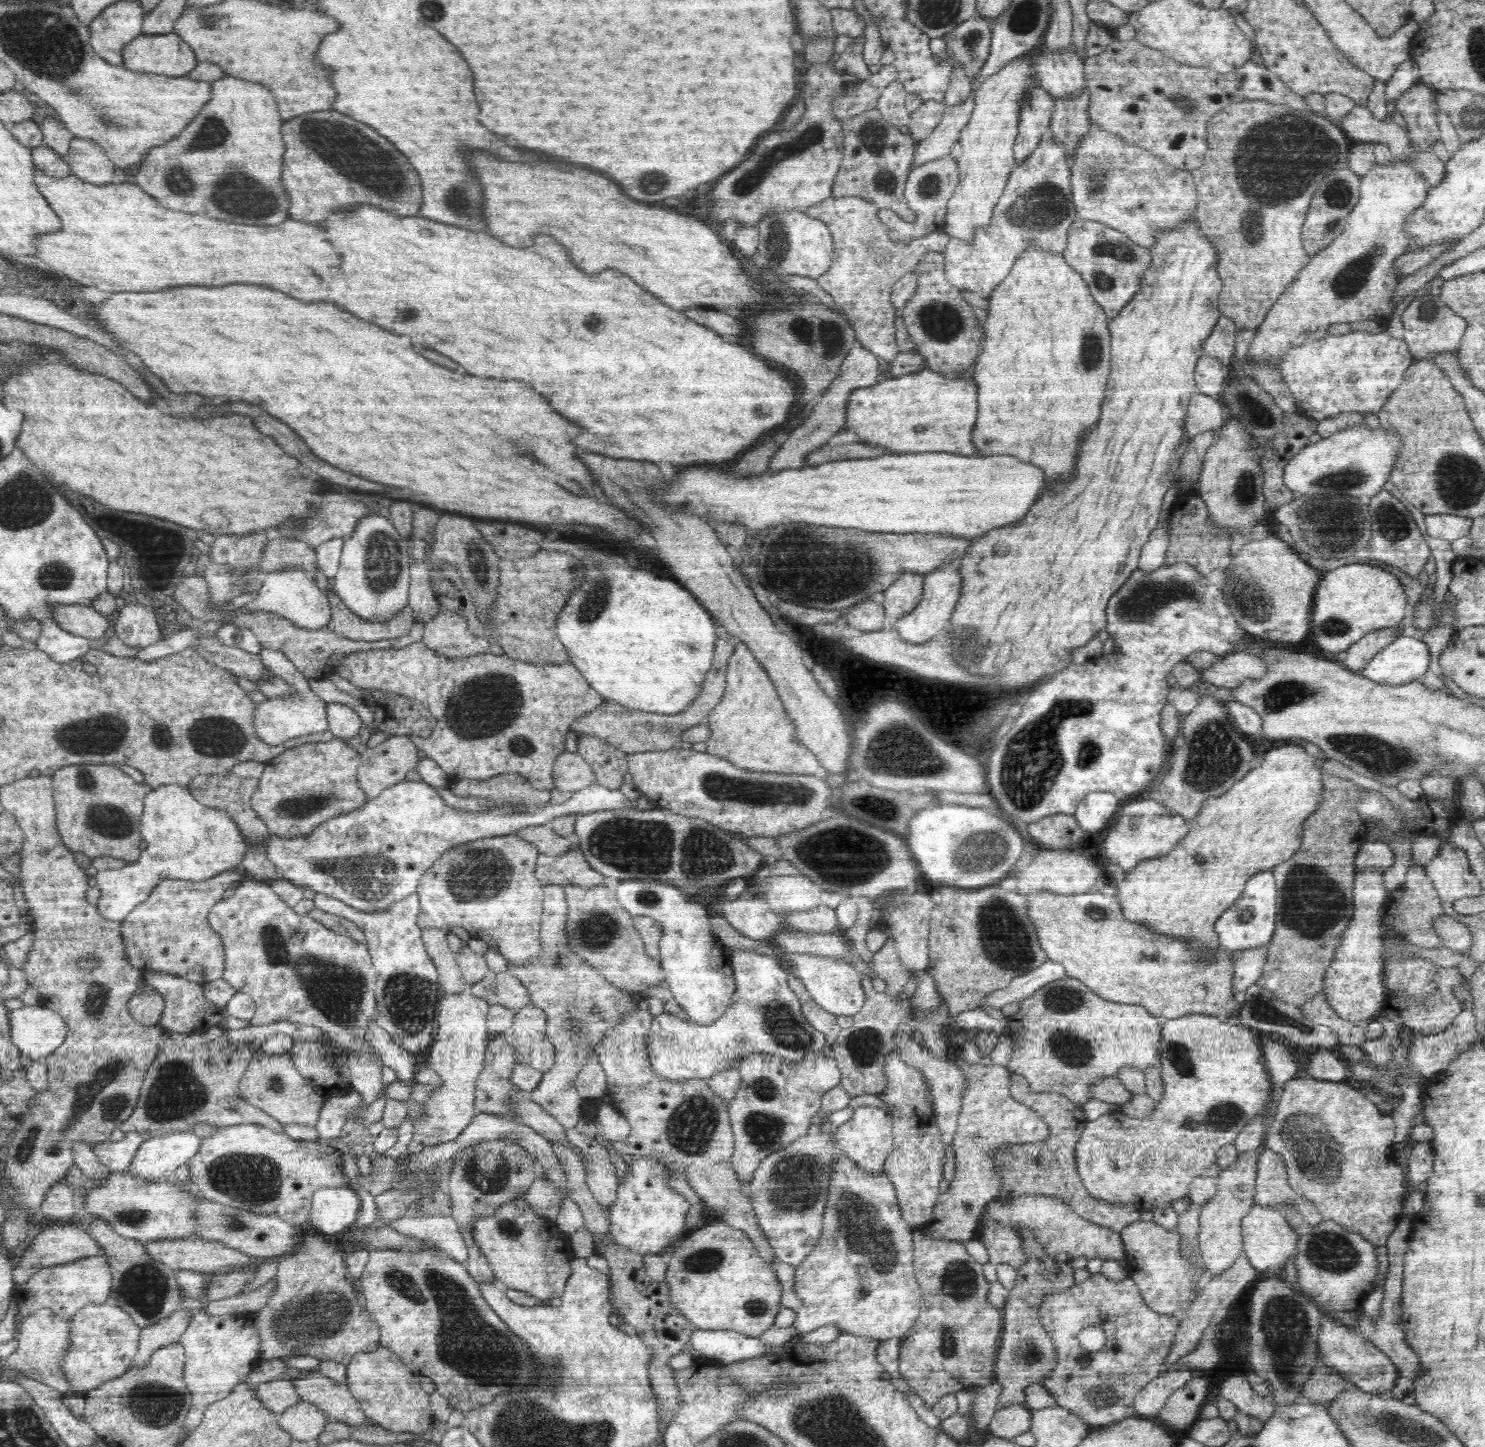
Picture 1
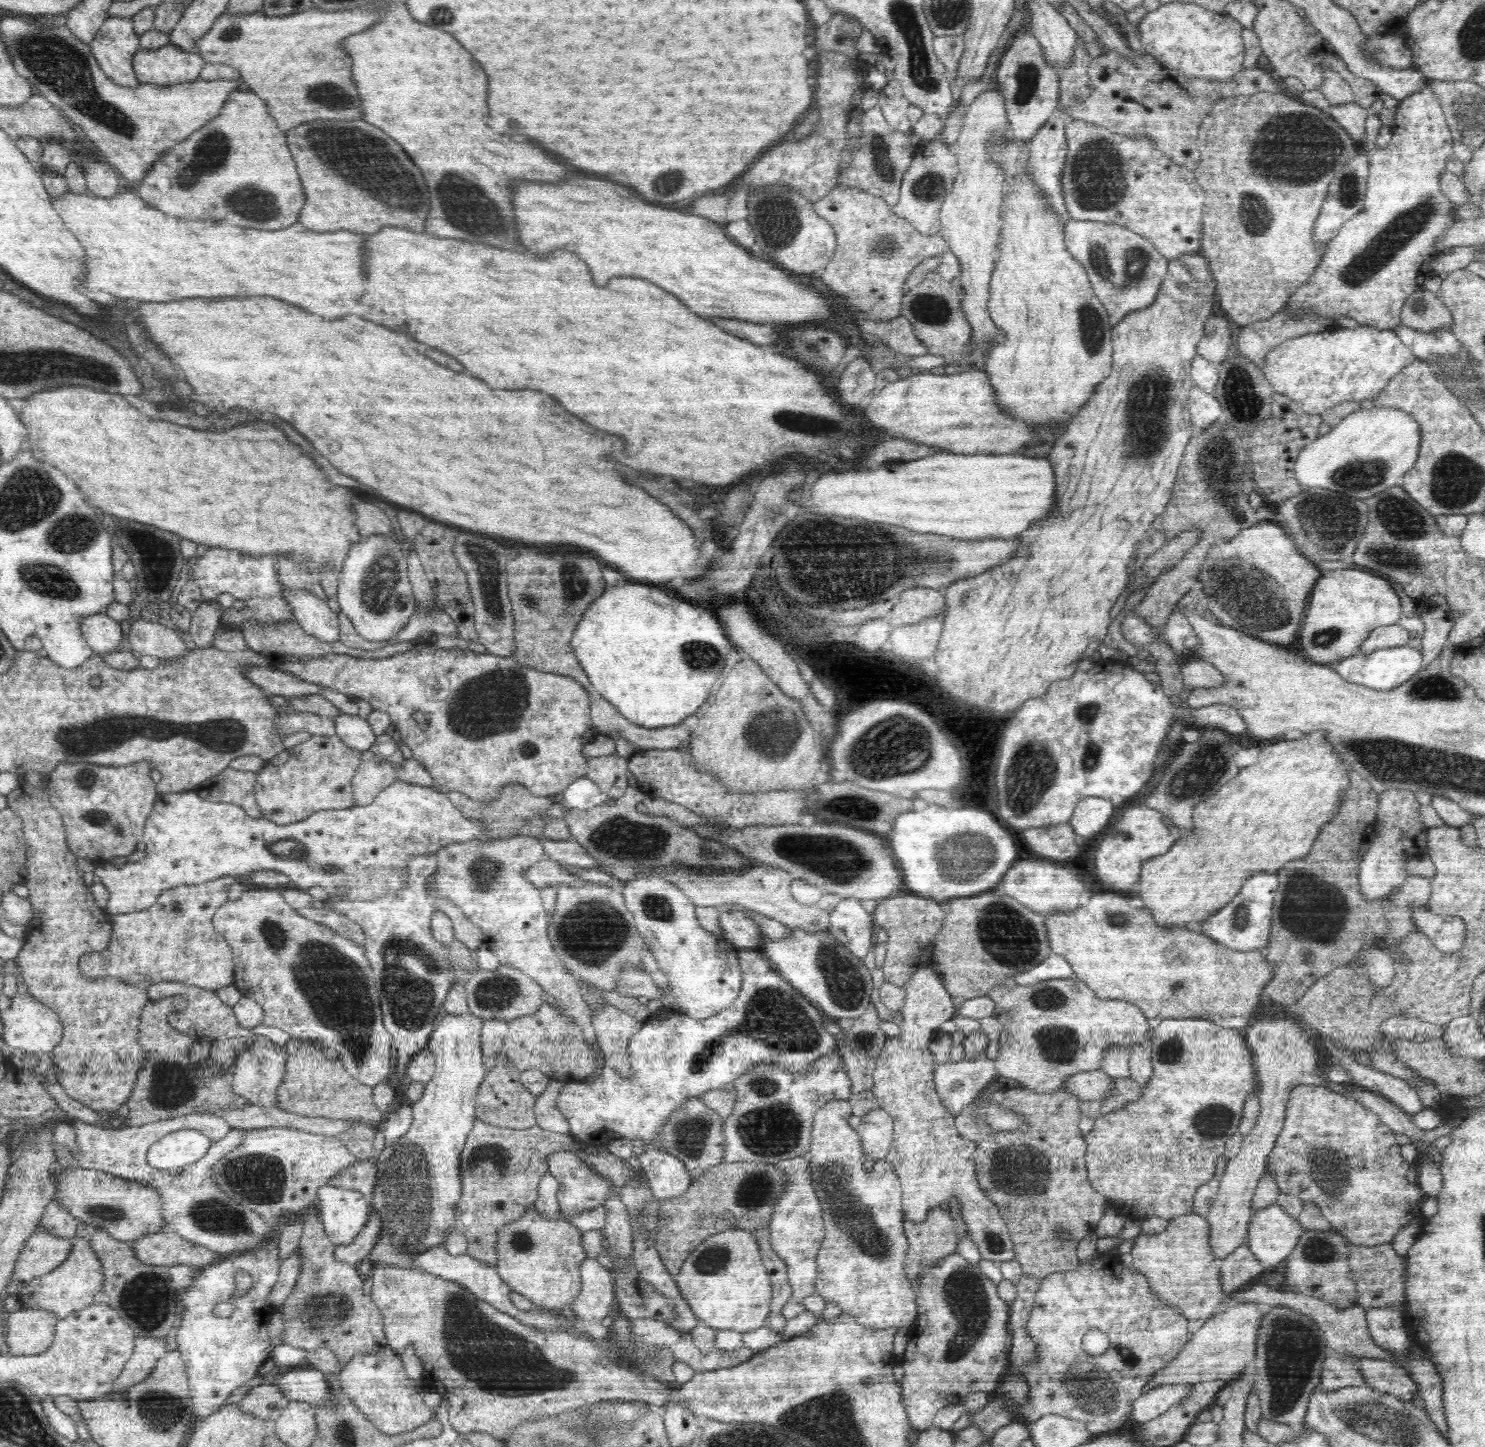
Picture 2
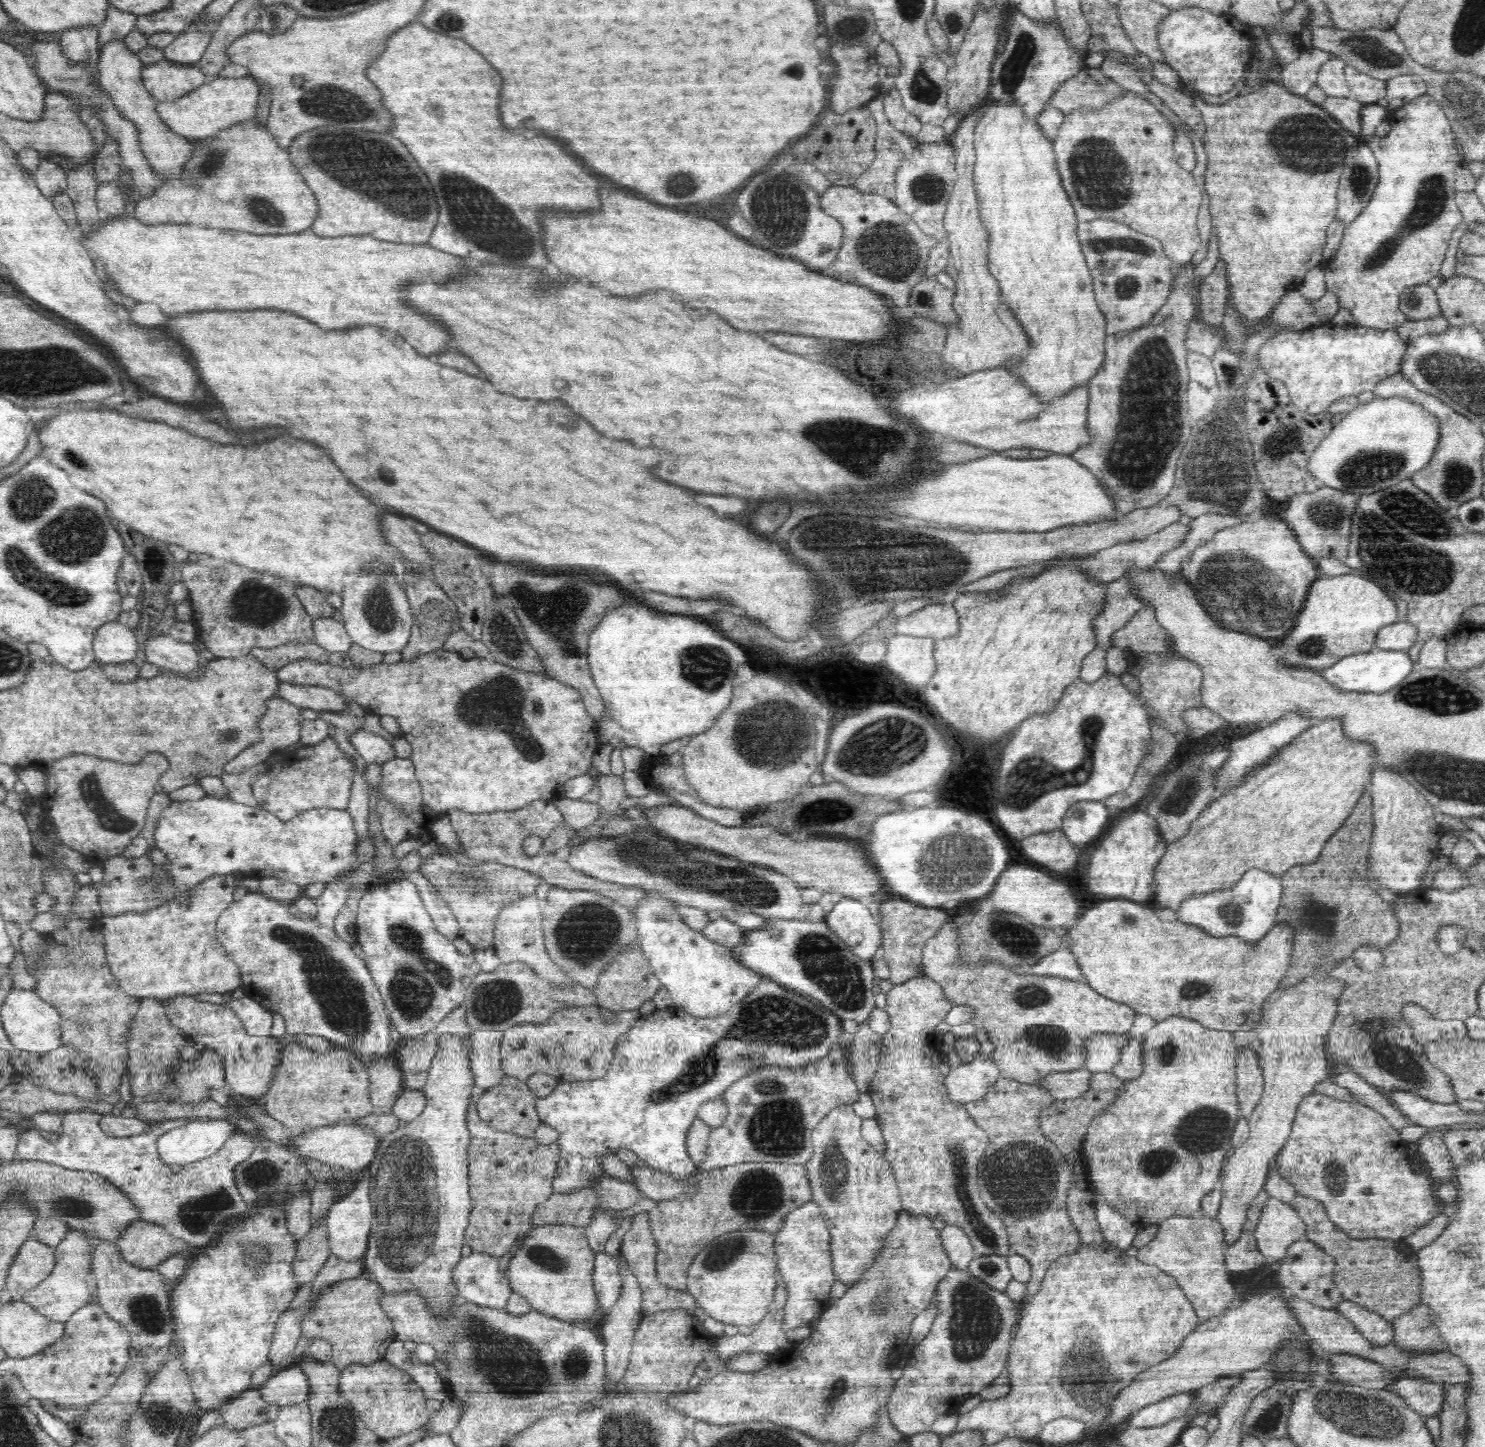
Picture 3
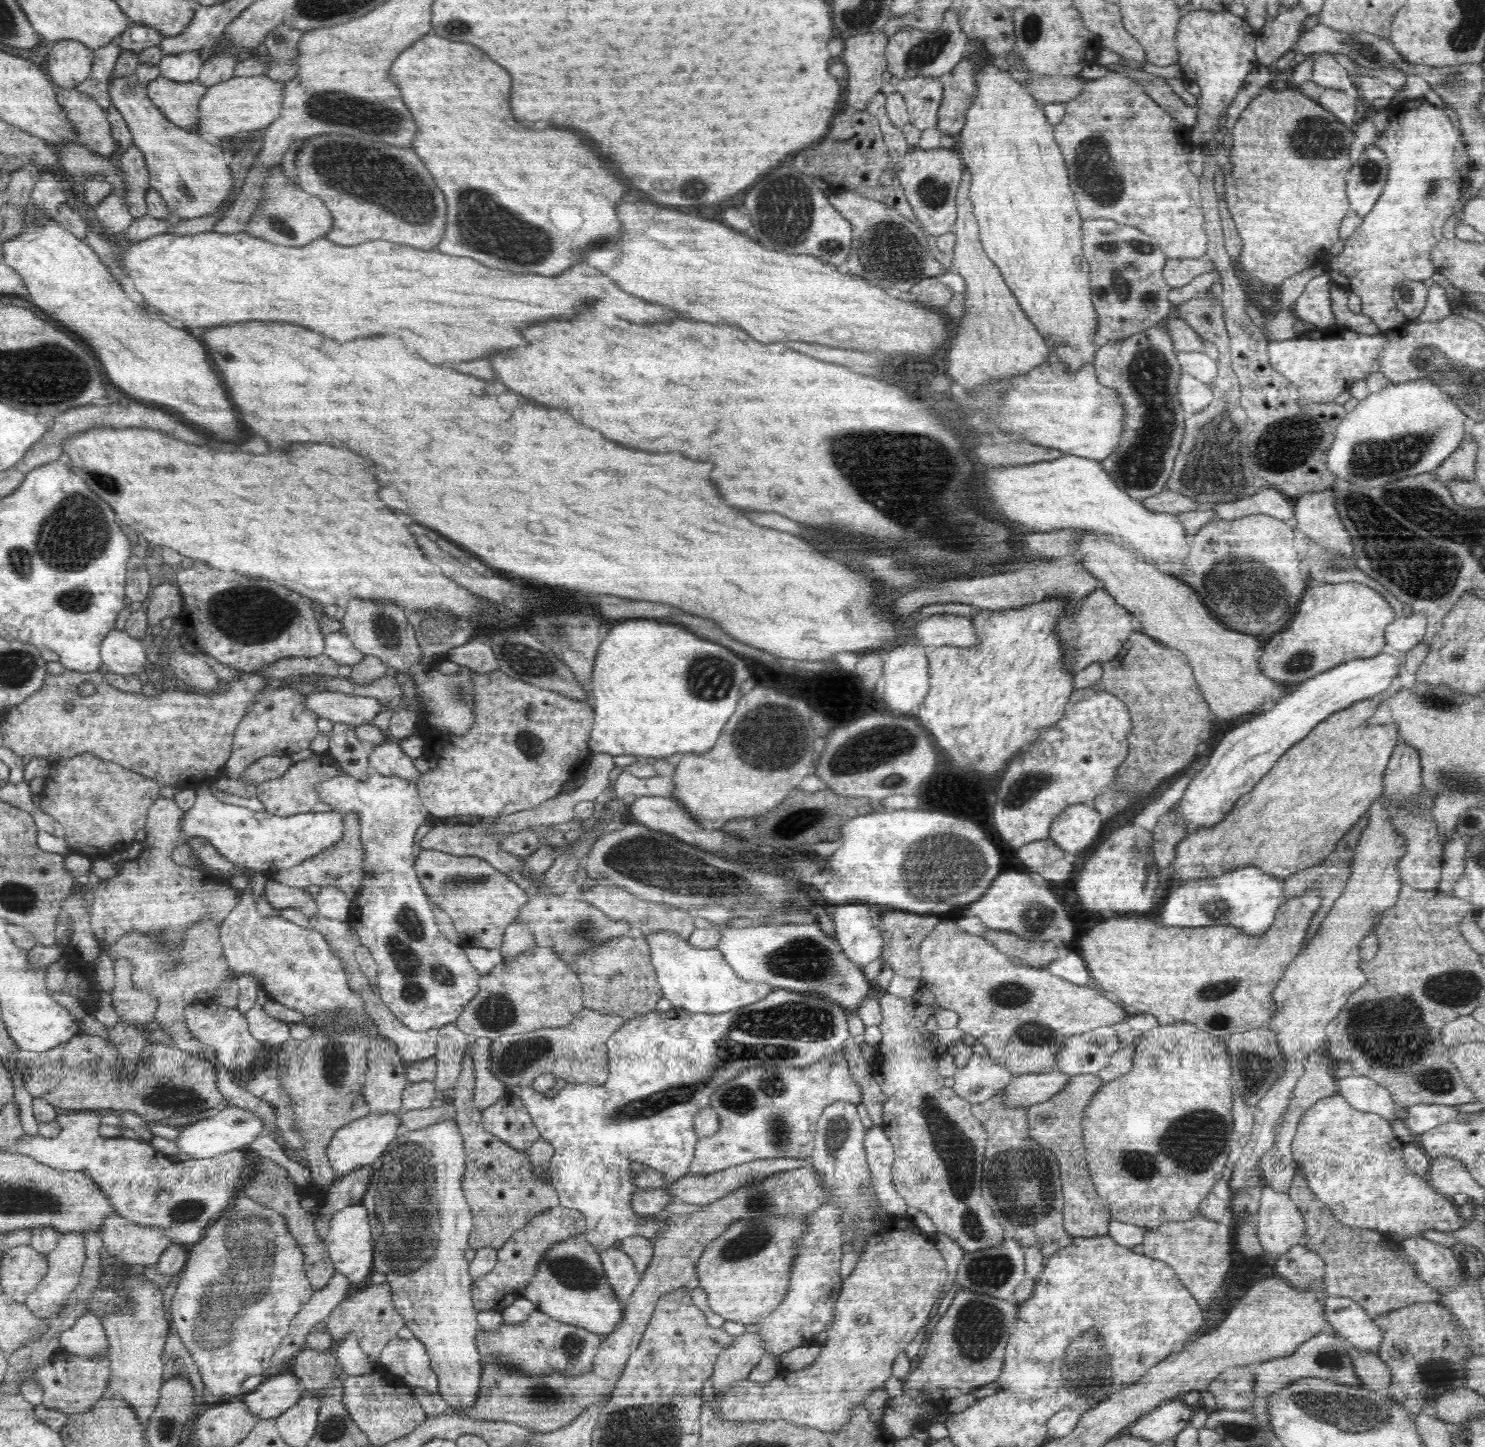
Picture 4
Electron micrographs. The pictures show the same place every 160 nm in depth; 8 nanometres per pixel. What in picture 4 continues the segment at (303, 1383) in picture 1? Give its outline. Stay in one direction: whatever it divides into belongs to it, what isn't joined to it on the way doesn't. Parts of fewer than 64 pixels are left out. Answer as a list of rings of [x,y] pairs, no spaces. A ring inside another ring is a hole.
[[[290,1372],[266,1378],[258,1388],[244,1393],[242,1401],[257,1418],[275,1419],[292,1408],[303,1391],[299,1378]]]

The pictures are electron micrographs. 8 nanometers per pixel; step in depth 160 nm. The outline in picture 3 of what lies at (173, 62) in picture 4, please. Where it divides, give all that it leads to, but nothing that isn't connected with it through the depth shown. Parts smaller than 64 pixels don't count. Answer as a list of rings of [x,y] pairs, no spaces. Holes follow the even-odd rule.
[[[195,19],[163,48],[164,58],[180,65],[196,65],[206,52],[214,29],[210,21]]]

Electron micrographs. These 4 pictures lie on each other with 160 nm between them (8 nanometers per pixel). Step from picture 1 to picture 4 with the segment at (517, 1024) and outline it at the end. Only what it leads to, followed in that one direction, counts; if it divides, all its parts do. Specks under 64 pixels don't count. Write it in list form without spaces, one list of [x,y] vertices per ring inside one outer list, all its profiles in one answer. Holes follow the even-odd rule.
[[[584,1007],[566,1026],[504,1035],[490,1044],[490,1071],[508,1087],[531,1087],[540,1074],[552,1073],[569,1084],[602,1086],[609,1078],[608,1039],[629,1019]]]

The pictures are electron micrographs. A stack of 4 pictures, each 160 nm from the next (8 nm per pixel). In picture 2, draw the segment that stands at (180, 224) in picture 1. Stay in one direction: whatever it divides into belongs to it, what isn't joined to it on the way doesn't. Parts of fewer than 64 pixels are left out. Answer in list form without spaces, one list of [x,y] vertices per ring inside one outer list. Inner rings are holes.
[[[68,190],[65,195],[51,197],[51,203],[68,230],[76,234],[76,238],[84,247],[86,270],[81,284],[88,290],[110,292],[117,299],[134,298],[134,300],[148,300],[148,302],[168,302],[168,300],[200,298],[200,296],[204,298],[274,296],[286,302],[296,302],[300,304],[300,308],[312,314],[320,314],[324,318],[358,314],[374,324],[384,326],[384,318],[380,318],[380,314],[376,314],[376,310],[368,302],[364,304],[358,302],[358,298],[366,290],[364,272],[358,268],[362,242],[364,242],[362,234],[348,232],[348,230],[316,234],[312,230],[306,230],[298,222],[280,230],[252,230],[252,228],[230,226],[229,221],[184,220],[158,212],[156,208],[146,205],[136,193],[128,191],[110,198],[102,198],[90,192],[74,194]]]

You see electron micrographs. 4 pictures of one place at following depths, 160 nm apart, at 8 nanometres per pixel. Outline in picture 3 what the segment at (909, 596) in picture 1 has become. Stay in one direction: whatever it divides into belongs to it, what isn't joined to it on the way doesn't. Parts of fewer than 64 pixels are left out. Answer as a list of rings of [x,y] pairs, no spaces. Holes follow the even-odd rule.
[[[952,602],[926,604],[921,610],[916,610],[907,616],[901,616],[891,633],[914,637],[930,637],[934,640],[955,635],[958,632],[958,616]]]

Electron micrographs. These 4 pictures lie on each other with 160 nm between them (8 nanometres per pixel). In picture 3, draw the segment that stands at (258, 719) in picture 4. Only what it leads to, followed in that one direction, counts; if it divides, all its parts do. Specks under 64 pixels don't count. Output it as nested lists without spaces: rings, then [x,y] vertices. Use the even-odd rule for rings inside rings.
[[[277,695],[270,698],[267,705],[268,710],[258,724],[262,733],[260,742],[254,742],[228,762],[226,773],[244,772],[300,740],[300,723],[304,720],[300,708]]]

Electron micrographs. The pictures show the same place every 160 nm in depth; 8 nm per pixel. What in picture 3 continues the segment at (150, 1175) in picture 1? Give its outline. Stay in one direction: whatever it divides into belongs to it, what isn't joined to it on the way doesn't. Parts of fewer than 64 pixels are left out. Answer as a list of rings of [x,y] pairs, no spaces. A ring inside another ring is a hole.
[[[195,1120],[160,1135],[156,1142],[160,1160],[187,1165],[212,1156],[236,1131],[229,1120]]]

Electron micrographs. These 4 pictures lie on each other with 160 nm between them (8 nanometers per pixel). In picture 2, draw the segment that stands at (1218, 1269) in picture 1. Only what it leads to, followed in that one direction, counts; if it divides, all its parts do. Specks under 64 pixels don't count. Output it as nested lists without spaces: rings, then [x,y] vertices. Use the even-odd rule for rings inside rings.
[[[1291,1006],[1284,1007],[1283,1011],[1260,1015],[1243,1030],[1247,1045],[1252,1049],[1259,1084],[1256,1095],[1261,1108],[1254,1128],[1243,1138],[1239,1153],[1227,1159],[1219,1179],[1218,1194],[1213,1198],[1206,1216],[1210,1227],[1209,1243],[1216,1258],[1226,1258],[1246,1241],[1248,1225],[1254,1213],[1251,1204],[1255,1188],[1267,1171],[1269,1154],[1284,1126],[1286,1105],[1292,1089],[1300,1085],[1328,1085],[1328,1080],[1321,1073],[1316,1073],[1318,1048],[1314,1039],[1317,1033],[1290,1011]]]

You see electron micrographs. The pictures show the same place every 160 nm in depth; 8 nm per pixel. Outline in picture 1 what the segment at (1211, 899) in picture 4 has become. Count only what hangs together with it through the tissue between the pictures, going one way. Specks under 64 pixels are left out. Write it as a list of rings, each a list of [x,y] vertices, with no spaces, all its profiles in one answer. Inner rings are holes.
[[[1266,870],[1250,877],[1241,895],[1215,922],[1215,932],[1221,947],[1228,951],[1239,952],[1270,943],[1276,926],[1276,889],[1275,878],[1271,871]]]

